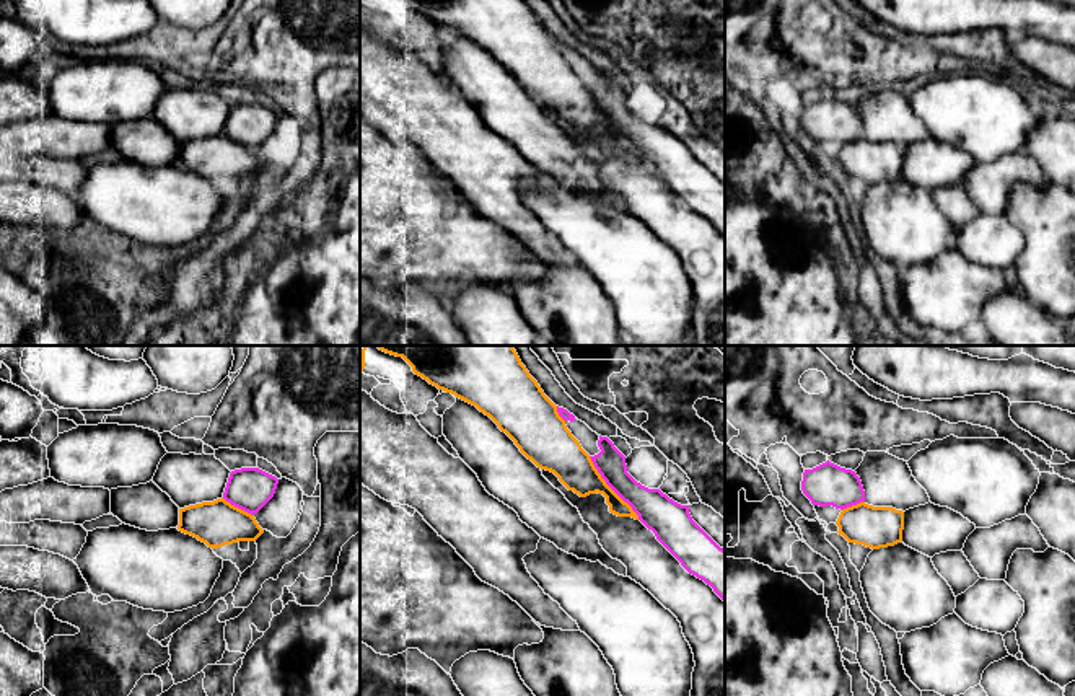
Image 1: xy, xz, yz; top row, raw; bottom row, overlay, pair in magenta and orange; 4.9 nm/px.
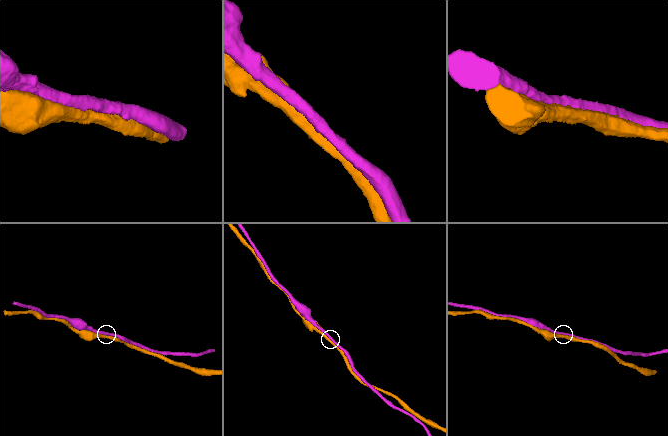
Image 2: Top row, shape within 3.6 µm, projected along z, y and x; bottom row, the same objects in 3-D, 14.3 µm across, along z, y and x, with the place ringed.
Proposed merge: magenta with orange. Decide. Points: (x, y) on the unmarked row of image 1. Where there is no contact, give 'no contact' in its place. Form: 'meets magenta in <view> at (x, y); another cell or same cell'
meets magenta in xz at (611, 123); another cell

